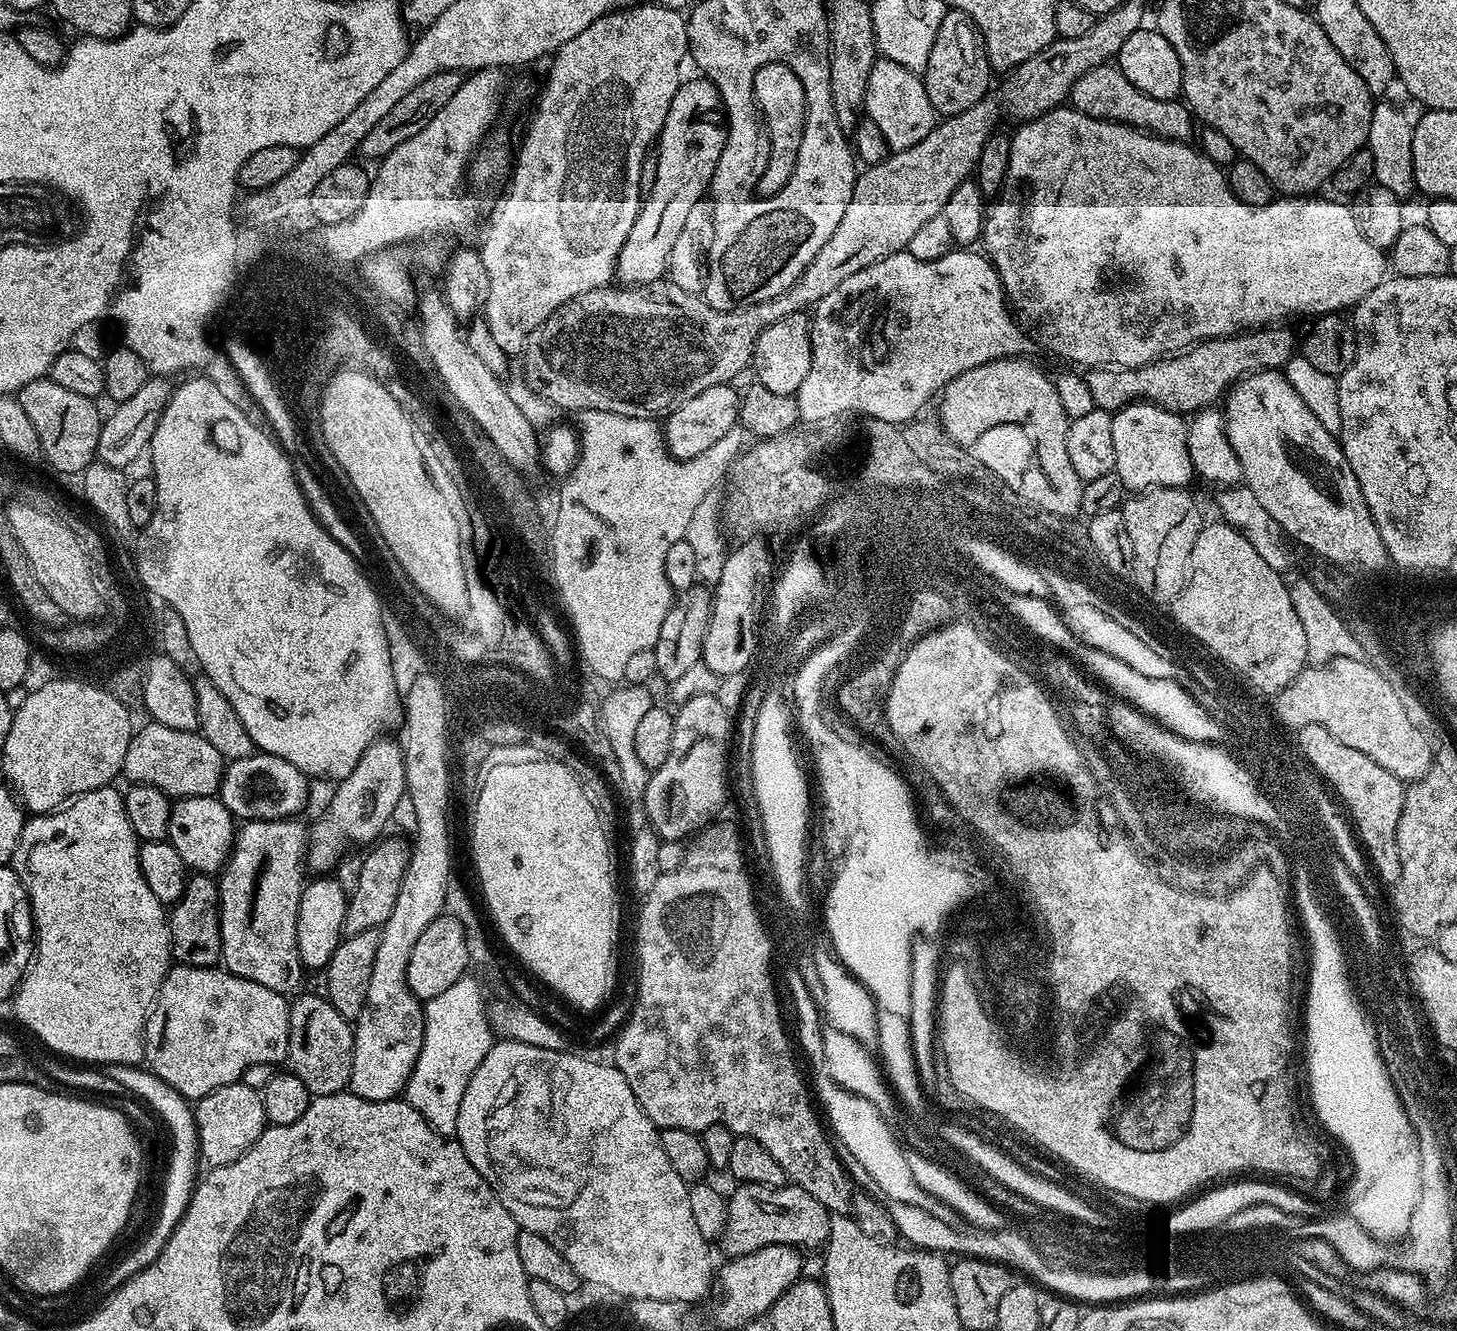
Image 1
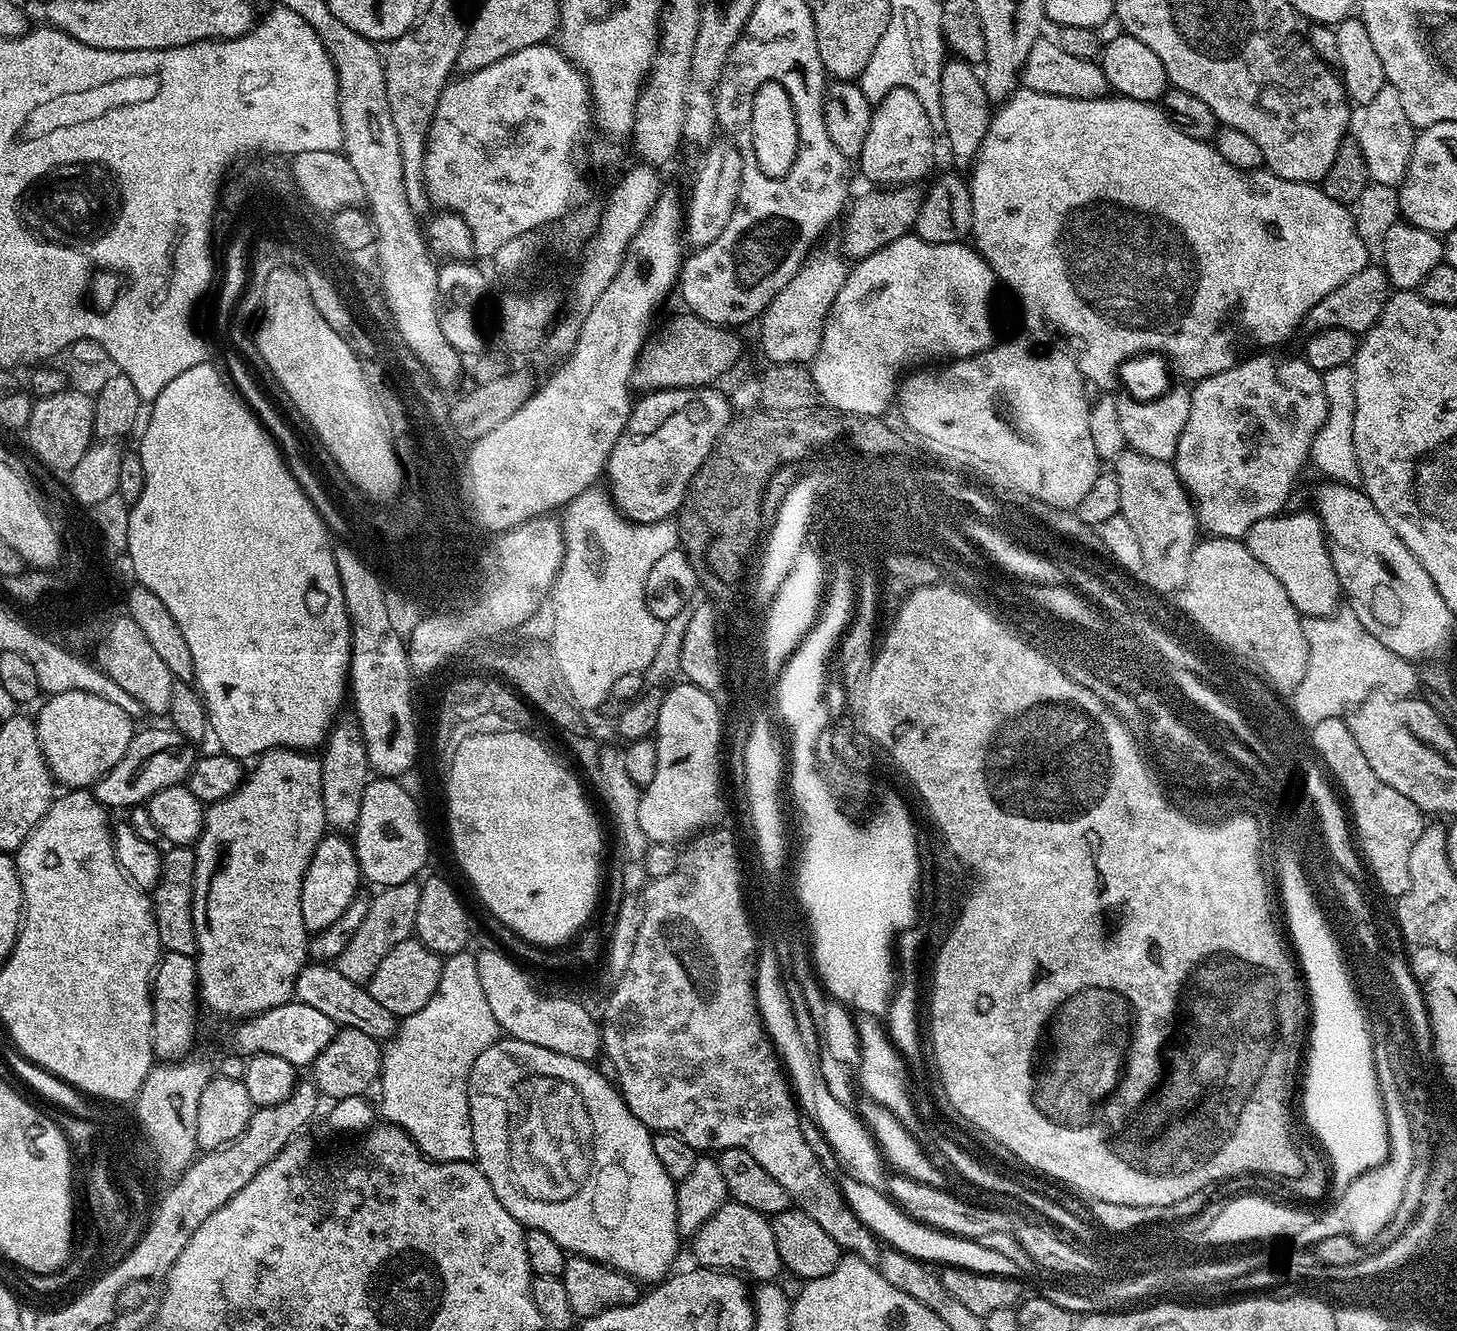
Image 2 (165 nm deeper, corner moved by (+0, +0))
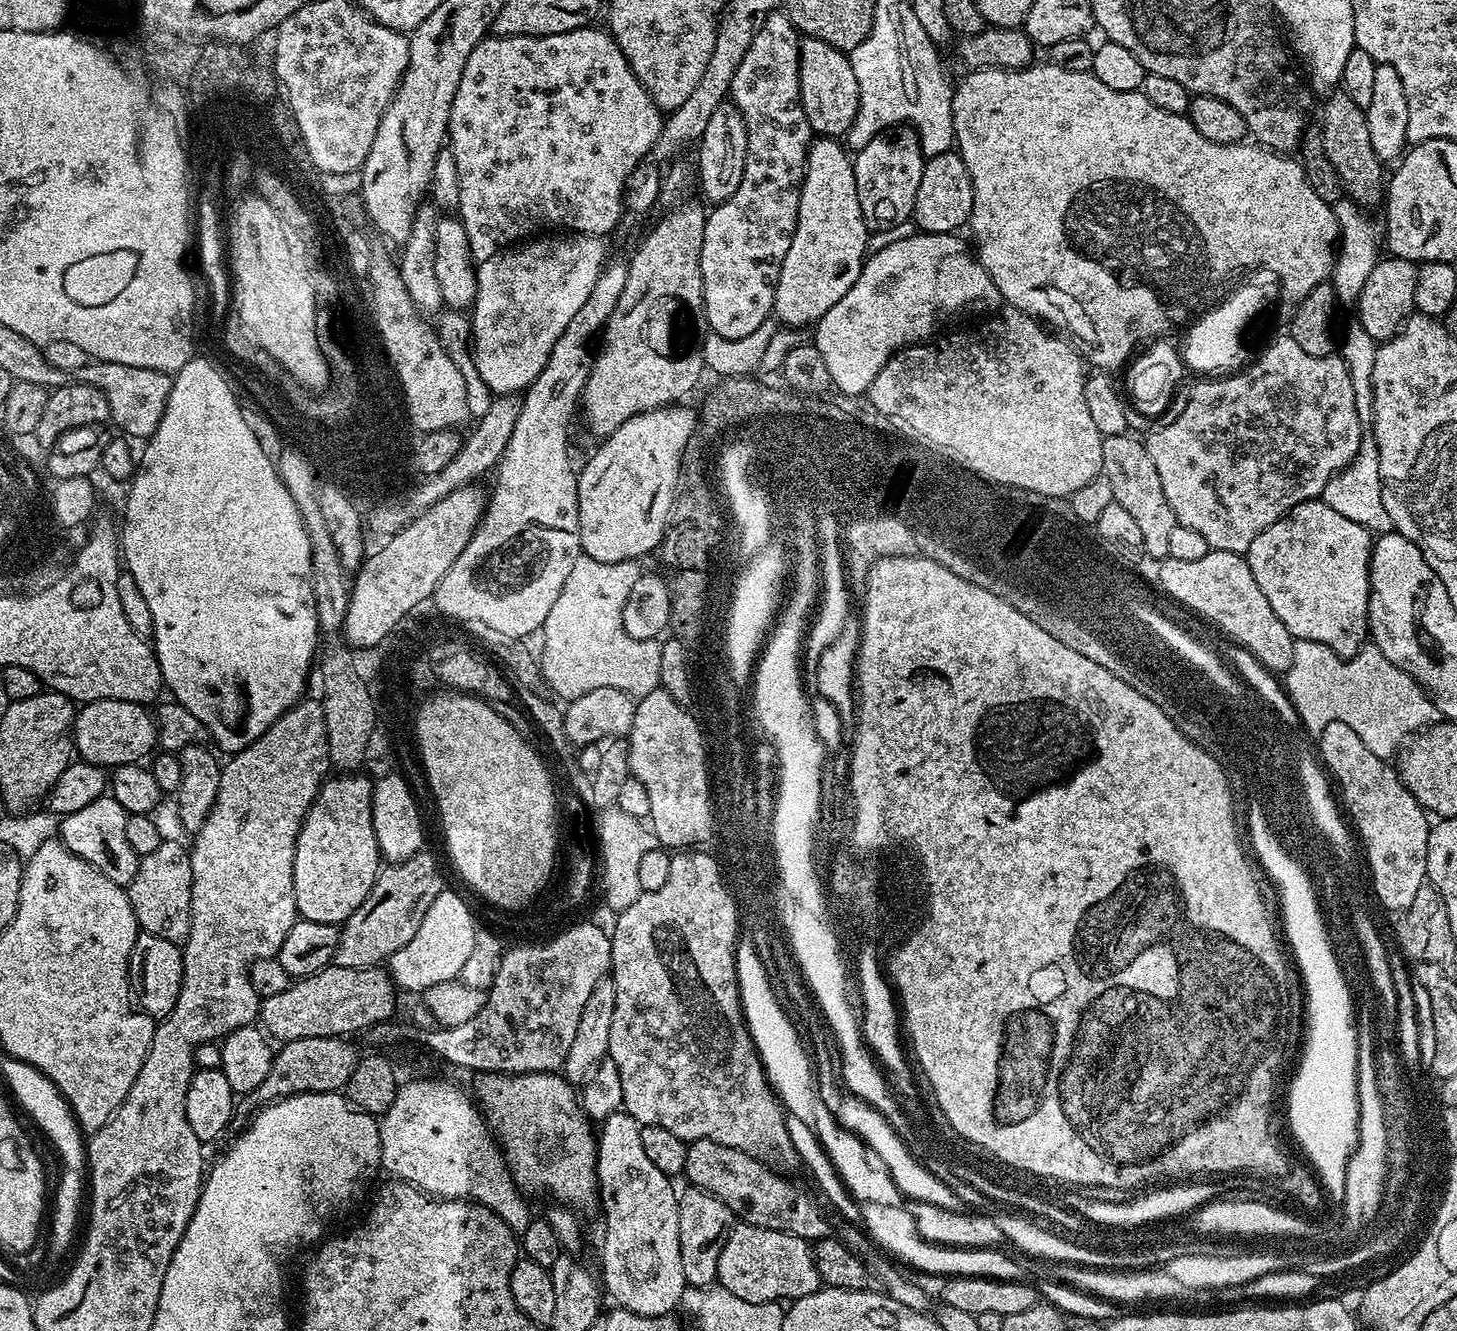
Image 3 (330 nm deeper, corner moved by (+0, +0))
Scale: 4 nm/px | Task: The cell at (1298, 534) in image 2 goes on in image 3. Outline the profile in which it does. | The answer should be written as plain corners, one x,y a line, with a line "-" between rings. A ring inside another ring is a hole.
1317,498
1294,506
1282,518
1278,518
1278,522
1266,526
1266,530
1262,530
1262,534
1258,534
1258,538
1254,538
1254,542
1250,542
1250,550
1246,554
1246,559
1250,566
1250,574
1254,574
1254,582
1258,582
1262,594
1266,594
1266,602
1270,602
1270,610
1274,610
1274,614
1278,614
1282,626
1286,626
1286,630
1290,630
1293,638
1324,644
1335,656
1347,658
1356,655
1361,648
1365,647
1366,641
1369,639
1368,591
1370,590
1370,574
1368,573
1368,567
1372,557
1373,543
1374,533
1371,530
1366,526
1358,526
1358,522
1350,522
1350,518
1336,513
1331,506
1326,506
1323,498

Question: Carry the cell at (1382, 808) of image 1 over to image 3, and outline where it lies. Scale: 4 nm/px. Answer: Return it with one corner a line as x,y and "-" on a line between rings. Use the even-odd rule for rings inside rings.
1330,722
1330,726
1318,733
1318,740
1318,756
1323,767
1335,783
1336,780
1340,783
1339,795
1343,807
1344,804
1348,807
1346,816
1360,824
1361,832
1368,840
1380,897
1392,908
1400,908
1400,905
1409,907
1428,875
1426,842
1430,827
1429,813
1401,782
1399,771
1393,765
1391,768
1385,757
1369,750
1366,742
1362,742
1362,738
1358,738
1346,722

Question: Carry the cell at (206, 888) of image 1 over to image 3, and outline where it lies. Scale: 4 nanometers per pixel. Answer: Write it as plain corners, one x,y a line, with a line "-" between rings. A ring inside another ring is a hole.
166,838
151,854
140,857
134,878
126,885
137,925
158,938
180,944
187,940
192,921
192,853

